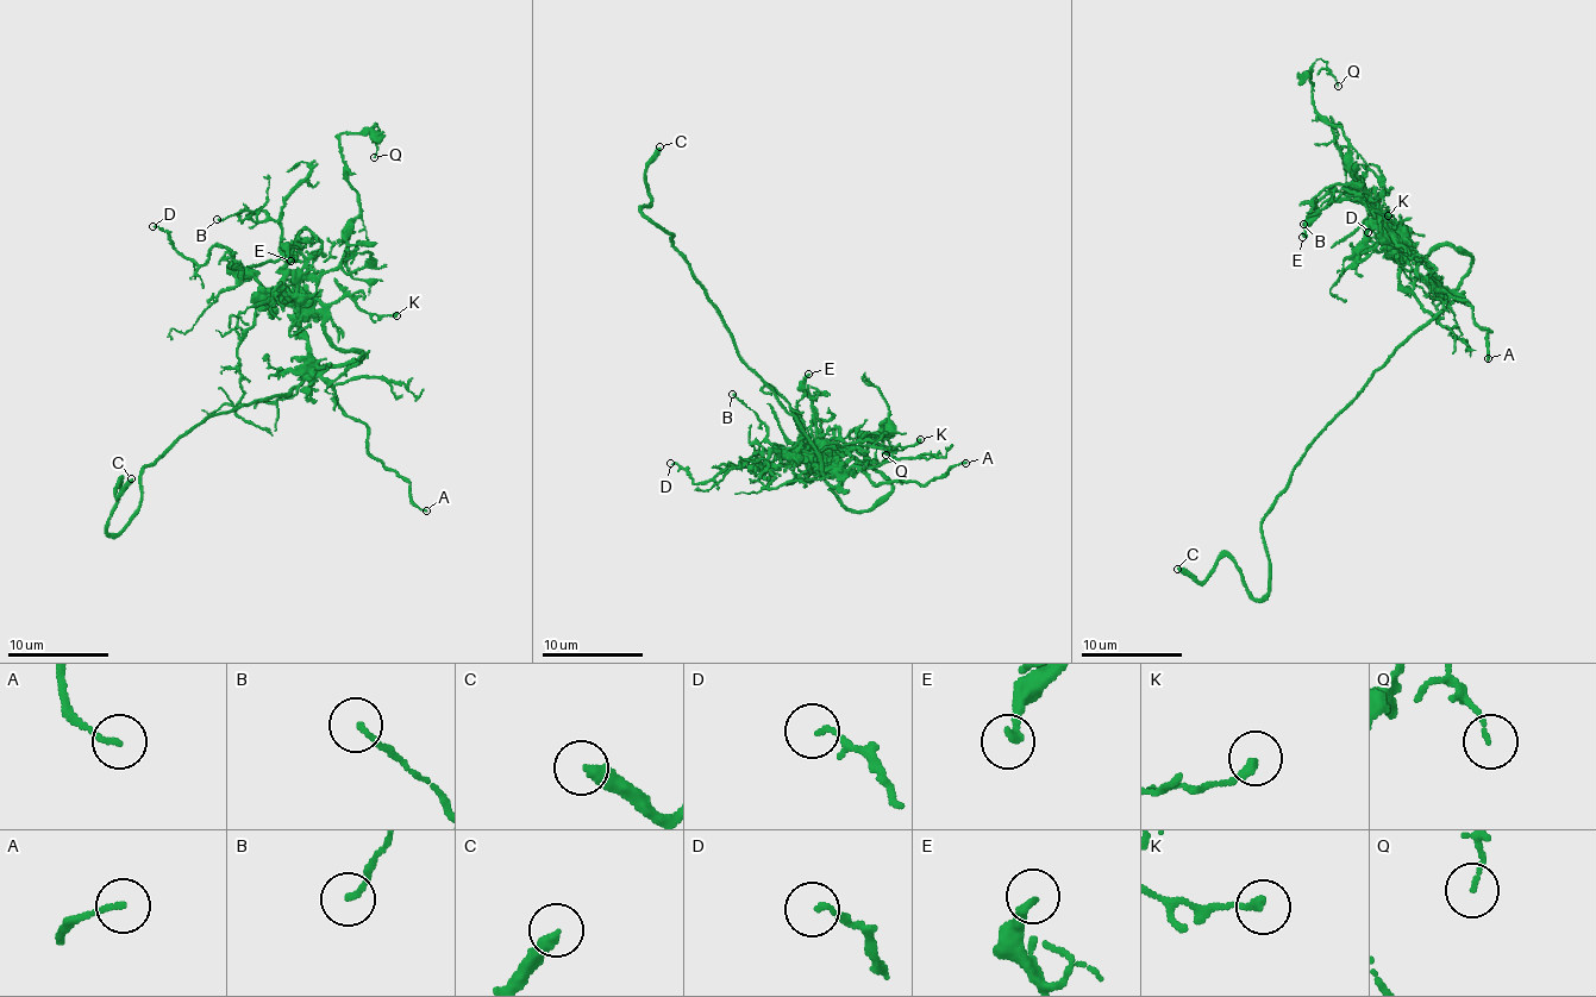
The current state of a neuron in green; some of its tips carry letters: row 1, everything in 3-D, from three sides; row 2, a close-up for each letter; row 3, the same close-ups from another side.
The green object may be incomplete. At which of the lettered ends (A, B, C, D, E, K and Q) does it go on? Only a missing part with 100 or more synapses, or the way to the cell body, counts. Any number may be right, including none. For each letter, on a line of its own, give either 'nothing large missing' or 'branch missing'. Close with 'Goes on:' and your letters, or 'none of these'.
A: nothing large missing
B: nothing large missing
C: branch missing
D: nothing large missing
E: nothing large missing
K: nothing large missing
Q: nothing large missing
Goes on: C

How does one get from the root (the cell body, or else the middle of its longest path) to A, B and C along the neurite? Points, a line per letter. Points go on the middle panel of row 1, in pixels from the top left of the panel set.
A: (796, 422), (825, 475), (845, 474), (852, 466), (876, 483), (903, 477), (925, 486), (947, 468), (965, 463)
B: (796, 422), (820, 469), (832, 474), (833, 459), (826, 465), (818, 455), (774, 447), (767, 426), (732, 394)
C: (796, 422), (737, 350), (732, 333), (671, 242), (674, 232), (640, 211), (651, 204), (645, 170), (659, 146)

